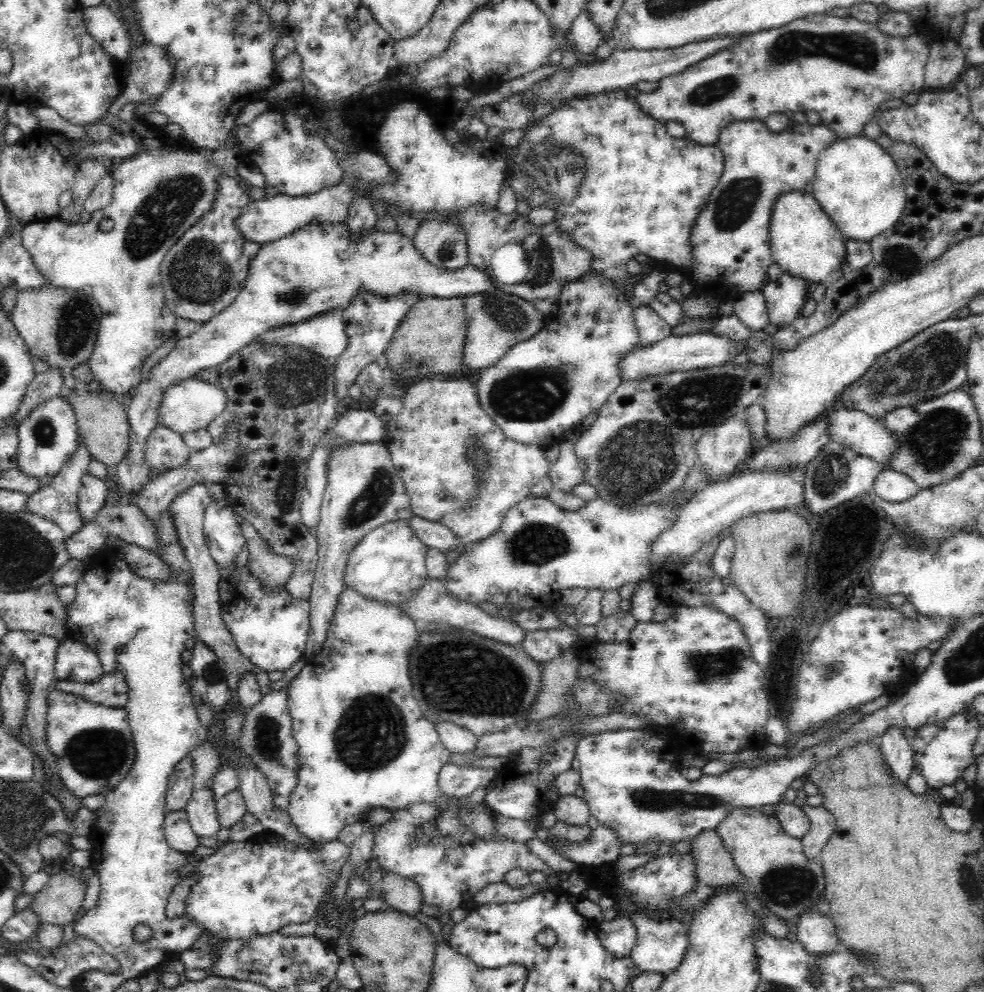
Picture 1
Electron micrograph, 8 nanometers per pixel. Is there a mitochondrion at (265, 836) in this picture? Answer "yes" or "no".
no

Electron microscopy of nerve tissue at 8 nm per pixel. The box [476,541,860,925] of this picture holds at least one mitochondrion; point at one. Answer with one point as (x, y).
(788, 886)

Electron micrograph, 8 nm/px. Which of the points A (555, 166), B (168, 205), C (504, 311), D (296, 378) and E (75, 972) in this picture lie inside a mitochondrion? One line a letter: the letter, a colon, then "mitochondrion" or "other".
A: mitochondrion
B: mitochondrion
C: mitochondrion
D: mitochondrion
E: other

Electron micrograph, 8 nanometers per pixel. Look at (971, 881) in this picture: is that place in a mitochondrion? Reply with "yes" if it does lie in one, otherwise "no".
yes

